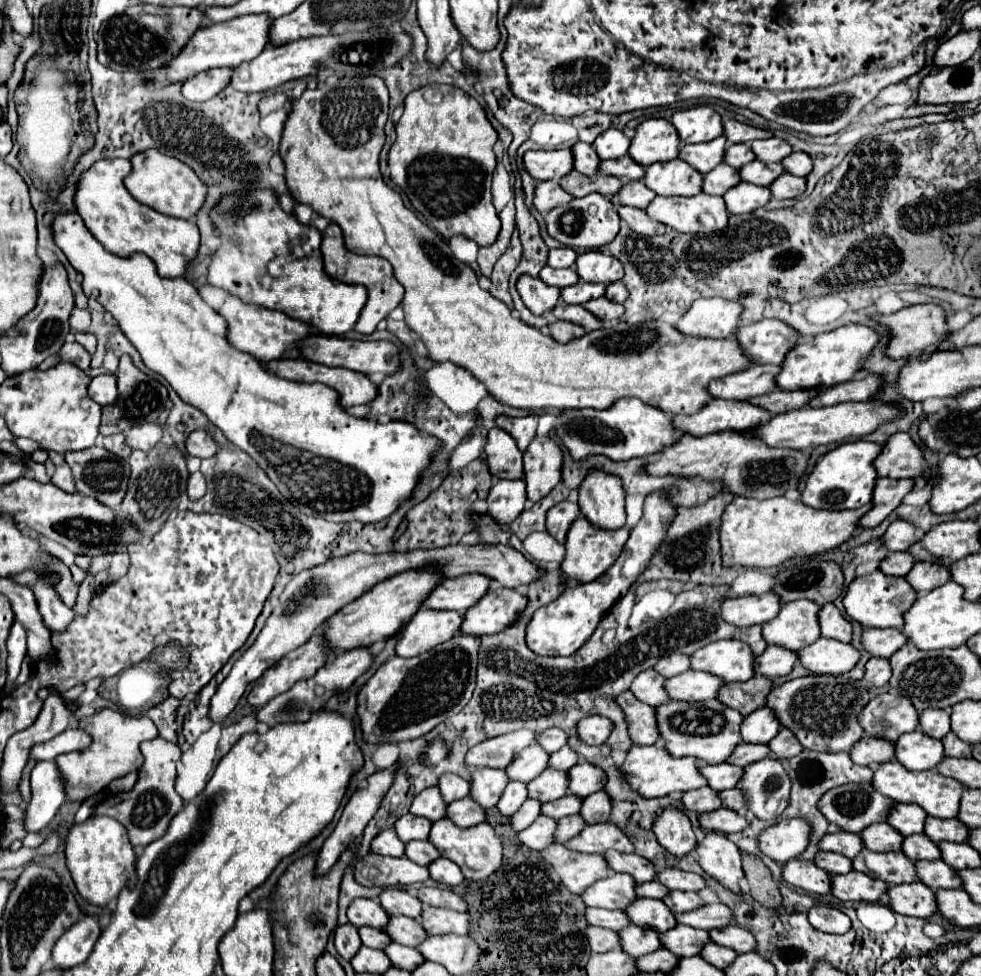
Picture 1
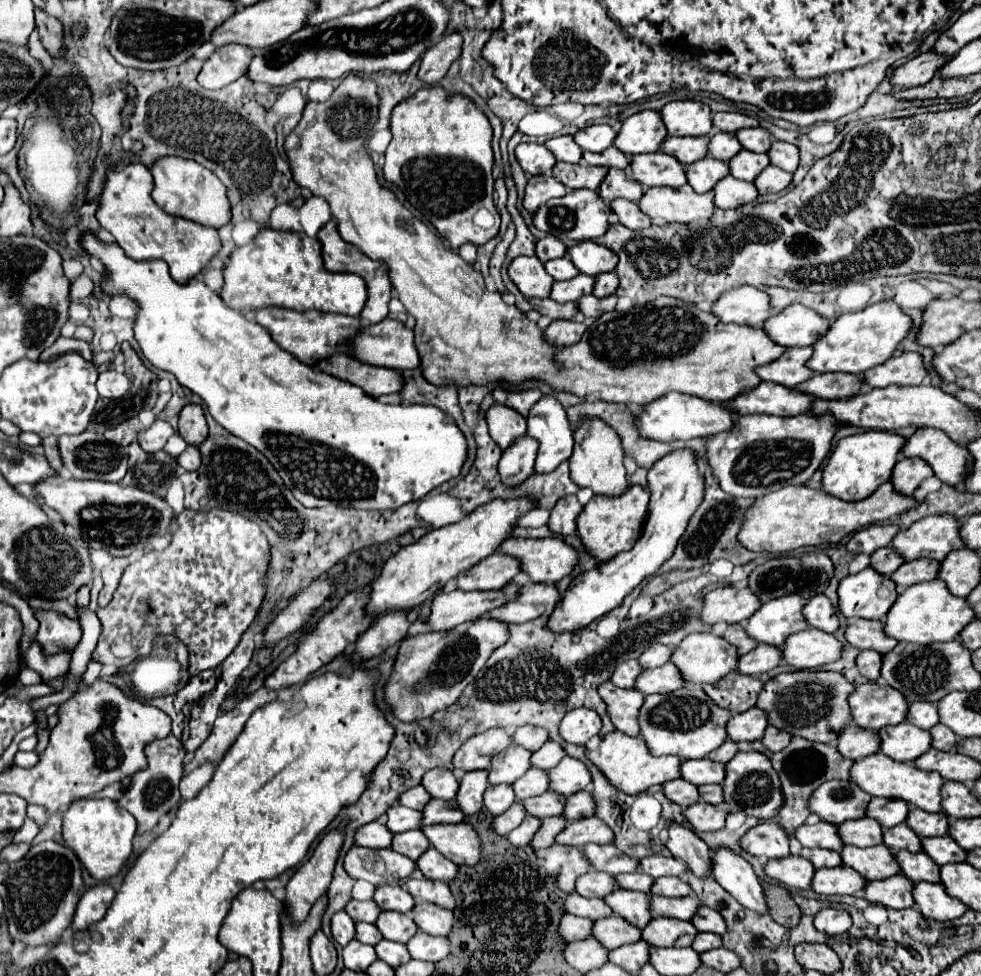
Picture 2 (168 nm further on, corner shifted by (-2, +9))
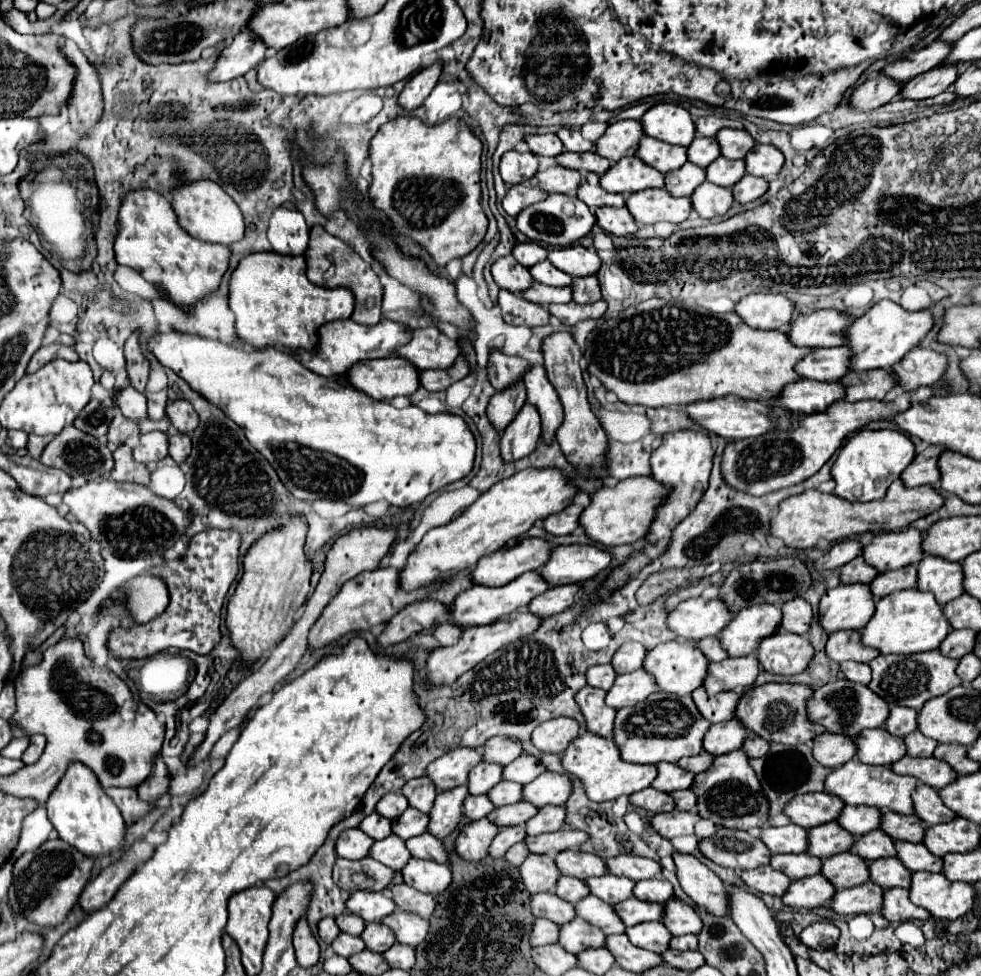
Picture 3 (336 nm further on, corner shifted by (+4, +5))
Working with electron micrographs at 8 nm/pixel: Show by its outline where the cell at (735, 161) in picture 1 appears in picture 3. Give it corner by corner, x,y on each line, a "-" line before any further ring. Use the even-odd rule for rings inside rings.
696,136
686,150
686,156
688,156
688,162
692,162
700,168
706,168
710,162
714,162
720,156
718,142
714,138

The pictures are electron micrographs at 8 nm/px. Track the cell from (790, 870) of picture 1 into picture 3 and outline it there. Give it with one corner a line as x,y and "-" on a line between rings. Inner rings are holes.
770,866
744,870
740,878
748,890
760,892
760,894
770,894
770,896
782,896
786,892
786,886
790,886
790,882
792,882
782,872
772,870

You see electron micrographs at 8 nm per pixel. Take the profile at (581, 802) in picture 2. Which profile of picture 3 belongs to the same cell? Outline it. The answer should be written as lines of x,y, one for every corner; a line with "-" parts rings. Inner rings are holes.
546,806
538,810
538,814
526,822
526,834
538,836
538,834
560,830
564,816
566,812
562,810
562,806

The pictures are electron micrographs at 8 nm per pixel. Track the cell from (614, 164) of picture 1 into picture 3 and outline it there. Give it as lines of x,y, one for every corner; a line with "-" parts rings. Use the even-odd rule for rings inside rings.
562,152
556,156
556,162
570,170
586,170
596,174
606,172
608,166
612,164
610,160
598,156
596,152

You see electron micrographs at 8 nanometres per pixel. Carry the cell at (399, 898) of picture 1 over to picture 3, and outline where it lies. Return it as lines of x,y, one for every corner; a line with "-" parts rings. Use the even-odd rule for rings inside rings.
352,892
346,900
346,908
364,922
378,922
378,918
384,918
396,906
384,892

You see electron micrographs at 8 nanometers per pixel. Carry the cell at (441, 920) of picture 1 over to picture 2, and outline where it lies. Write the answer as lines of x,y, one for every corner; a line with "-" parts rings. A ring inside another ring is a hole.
416,902
412,910
412,918
418,926
418,930
432,934
432,936
446,936
454,928
454,912
442,906
436,906
432,902

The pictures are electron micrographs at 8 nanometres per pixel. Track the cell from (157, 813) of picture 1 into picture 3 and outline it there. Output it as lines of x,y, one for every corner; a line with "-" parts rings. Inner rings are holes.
156,762
154,770
146,778
146,782
142,782
142,786
138,786
138,794
146,802
156,802
166,792
168,792
168,768
166,768
166,764

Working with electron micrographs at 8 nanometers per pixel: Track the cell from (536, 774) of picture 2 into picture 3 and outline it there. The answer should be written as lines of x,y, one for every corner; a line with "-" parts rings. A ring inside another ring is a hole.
498,782
488,794
490,802
498,808
498,806
506,806
506,804
516,804
520,802
520,796
522,796
522,786
516,784
516,782

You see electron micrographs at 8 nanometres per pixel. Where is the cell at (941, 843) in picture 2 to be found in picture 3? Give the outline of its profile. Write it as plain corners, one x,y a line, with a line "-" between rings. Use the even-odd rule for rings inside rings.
896,840
894,848
896,848
898,860
910,872
918,872
918,870
924,870
924,872
942,872
942,858
930,854
930,850
926,850
926,846

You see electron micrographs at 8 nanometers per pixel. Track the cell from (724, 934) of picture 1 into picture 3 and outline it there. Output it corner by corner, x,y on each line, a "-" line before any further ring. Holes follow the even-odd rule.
670,898
664,904
664,916
660,922
672,932
672,936
698,934
698,930
702,928
702,920
698,920
698,914
678,898

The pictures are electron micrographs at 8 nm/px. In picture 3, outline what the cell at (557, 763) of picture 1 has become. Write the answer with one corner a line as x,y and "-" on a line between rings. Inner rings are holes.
522,754
520,758
516,758
514,762
510,762
504,768
502,778
510,780
510,782
516,782
516,784
528,784
534,778
538,778
542,772
544,770
542,770
542,766
538,766
538,760
534,756

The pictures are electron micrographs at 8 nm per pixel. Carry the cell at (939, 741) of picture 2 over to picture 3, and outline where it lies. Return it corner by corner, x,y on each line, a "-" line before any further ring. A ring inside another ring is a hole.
912,732
904,738
906,744
906,754
922,754
922,756
932,756
934,748
938,742
934,742
932,738
926,738
922,732

